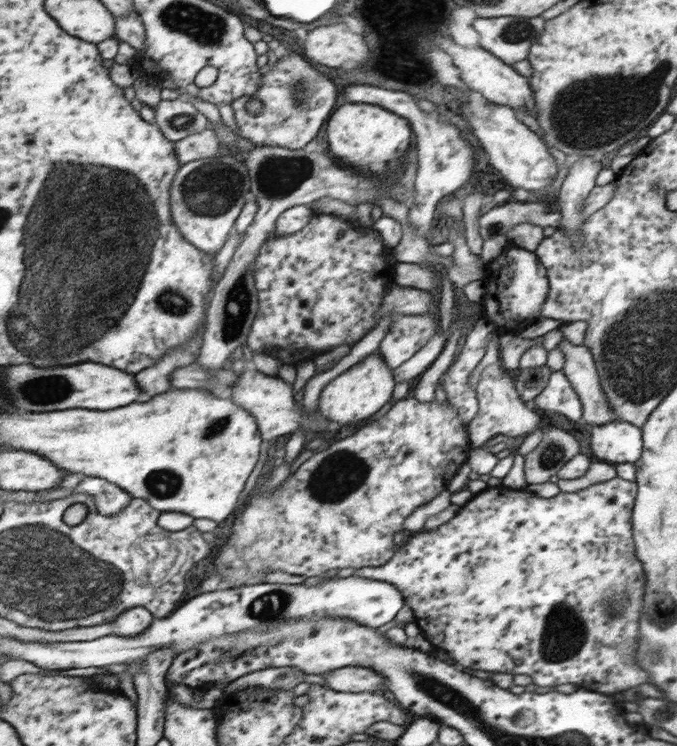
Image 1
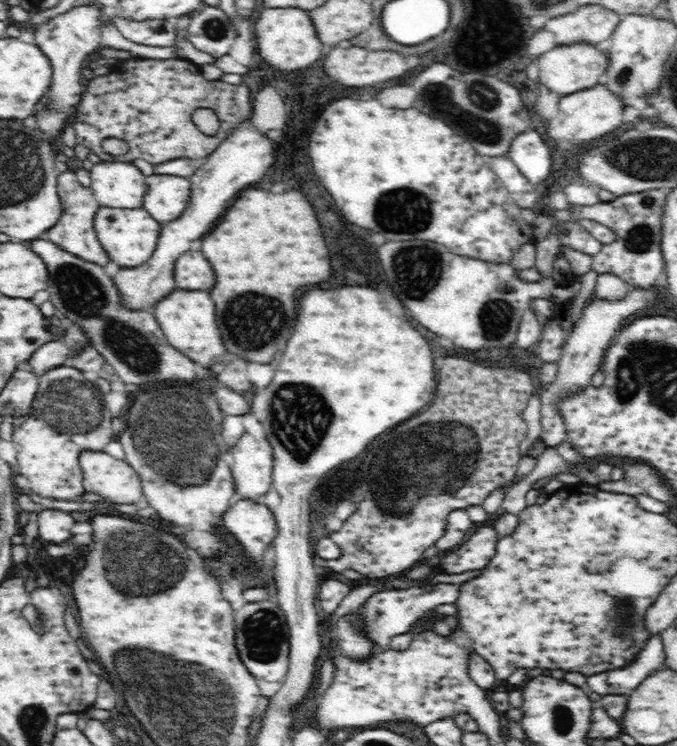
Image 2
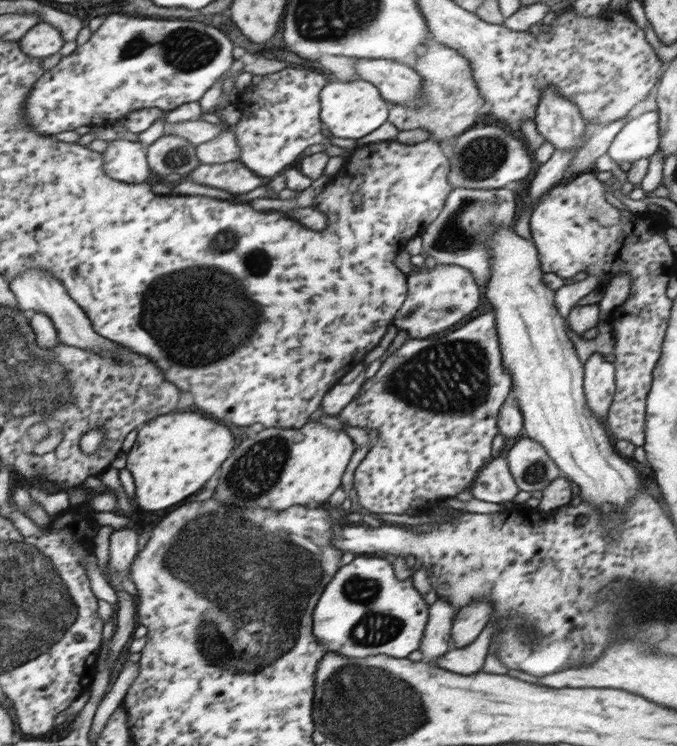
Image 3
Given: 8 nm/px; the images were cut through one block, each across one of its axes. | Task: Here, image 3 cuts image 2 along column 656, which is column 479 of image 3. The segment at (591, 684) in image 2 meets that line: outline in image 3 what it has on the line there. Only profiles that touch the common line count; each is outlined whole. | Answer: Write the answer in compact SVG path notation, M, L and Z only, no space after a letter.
M485 625L473 642L460 649L450 648L444 655L438 656L434 664L457 674L475 674L481 670L491 636L492 628Z

